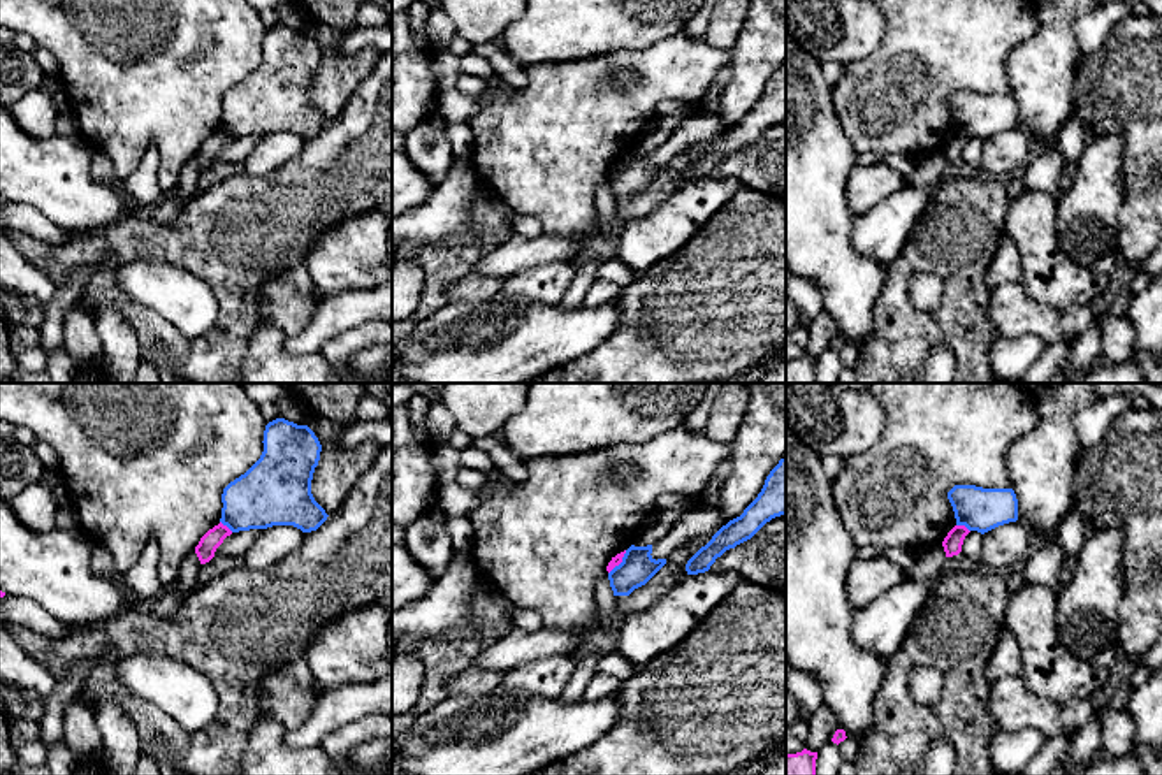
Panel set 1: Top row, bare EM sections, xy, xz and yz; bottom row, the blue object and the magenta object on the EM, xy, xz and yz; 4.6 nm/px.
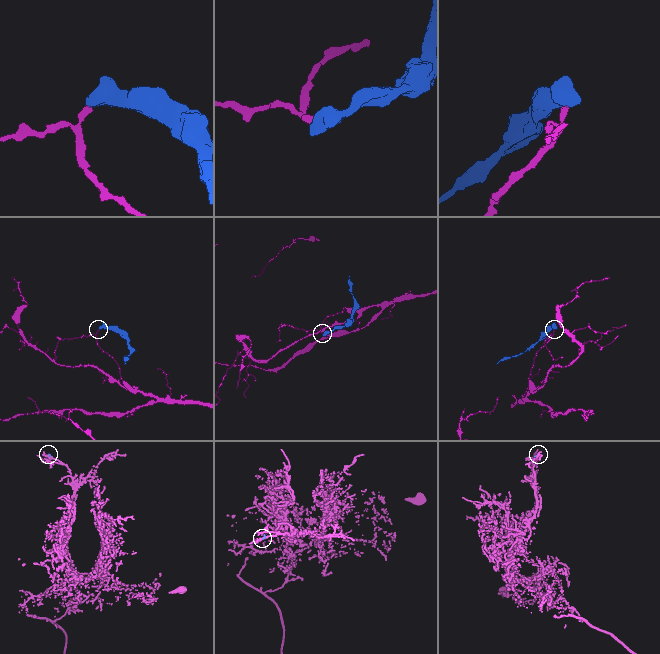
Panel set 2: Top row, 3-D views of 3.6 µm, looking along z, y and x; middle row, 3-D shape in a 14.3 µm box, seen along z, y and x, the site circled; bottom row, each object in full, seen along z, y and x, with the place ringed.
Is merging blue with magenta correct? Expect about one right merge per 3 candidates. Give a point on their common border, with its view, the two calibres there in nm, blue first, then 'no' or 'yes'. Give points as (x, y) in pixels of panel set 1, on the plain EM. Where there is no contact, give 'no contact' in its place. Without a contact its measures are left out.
contact yz (964, 130); calibres 200 and 90 nm; no

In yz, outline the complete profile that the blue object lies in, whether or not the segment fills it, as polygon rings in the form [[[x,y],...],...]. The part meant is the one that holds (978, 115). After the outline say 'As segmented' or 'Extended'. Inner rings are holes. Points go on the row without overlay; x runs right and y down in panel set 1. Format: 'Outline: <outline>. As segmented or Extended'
Outline: [[[955,91],[948,98],[956,132],[981,141],[1018,127],[1018,105],[1013,95]]]. As segmented

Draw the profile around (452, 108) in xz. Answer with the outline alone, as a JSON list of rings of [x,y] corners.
[[[454,88],[439,93],[434,116],[445,125],[468,123],[482,105],[482,97],[469,97]]]

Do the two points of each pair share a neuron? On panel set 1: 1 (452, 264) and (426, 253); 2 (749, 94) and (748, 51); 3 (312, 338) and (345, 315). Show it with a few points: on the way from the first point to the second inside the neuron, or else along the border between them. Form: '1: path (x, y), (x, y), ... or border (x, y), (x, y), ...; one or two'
1: path (445, 264), (433, 257); one
2: path (749, 83), (751, 62); one
3: path (320, 329), (336, 315); one

